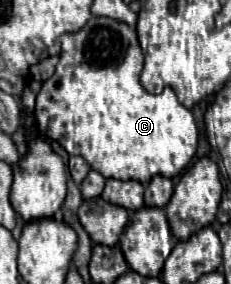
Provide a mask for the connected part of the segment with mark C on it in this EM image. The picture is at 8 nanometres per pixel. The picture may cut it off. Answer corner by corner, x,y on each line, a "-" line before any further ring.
91,16
79,32
63,34
61,46
63,50
57,70
47,82
43,82
41,94
37,94
35,120
39,132
57,140
69,154
83,156
89,166
105,174
105,178
139,180
147,184
153,174
165,174
167,178
179,176
195,156
197,124
191,110
177,100
169,86
161,94
149,94
141,86
139,72
143,68
143,52
135,28
113,18

